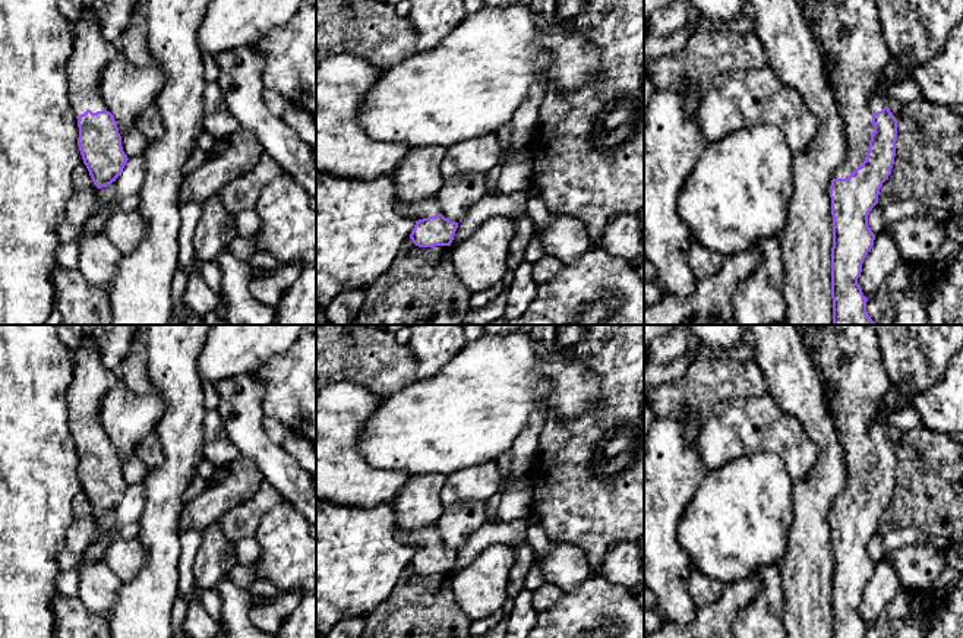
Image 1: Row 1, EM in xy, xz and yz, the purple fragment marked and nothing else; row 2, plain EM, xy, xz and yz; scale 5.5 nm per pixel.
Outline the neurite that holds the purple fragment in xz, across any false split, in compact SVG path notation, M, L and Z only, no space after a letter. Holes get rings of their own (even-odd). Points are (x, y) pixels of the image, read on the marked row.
M424 199L414 203L397 202L395 209L400 215L416 221L410 234L416 246L451 246L458 222L445 218L435 200Z

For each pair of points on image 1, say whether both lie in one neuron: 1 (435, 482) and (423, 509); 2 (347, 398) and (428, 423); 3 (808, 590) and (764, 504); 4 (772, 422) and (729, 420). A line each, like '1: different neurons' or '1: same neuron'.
1: same neuron
2: different neurons
3: different neurons
4: same neuron

